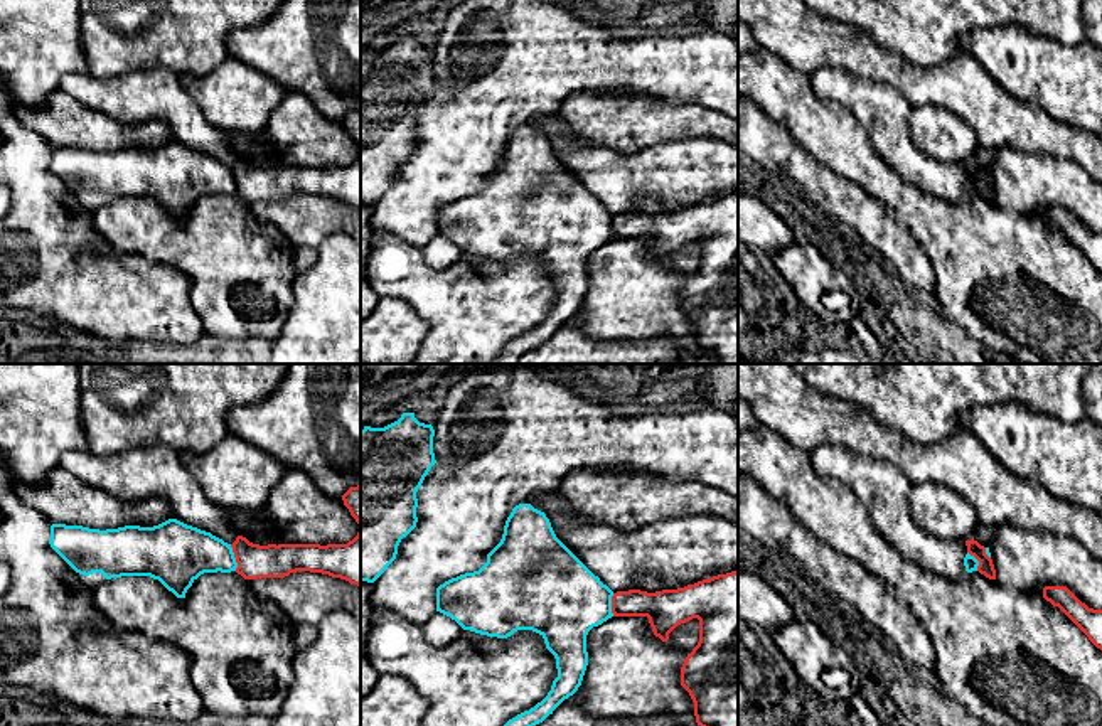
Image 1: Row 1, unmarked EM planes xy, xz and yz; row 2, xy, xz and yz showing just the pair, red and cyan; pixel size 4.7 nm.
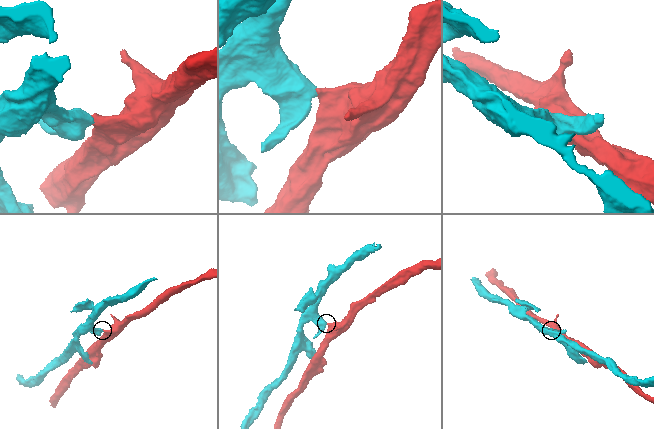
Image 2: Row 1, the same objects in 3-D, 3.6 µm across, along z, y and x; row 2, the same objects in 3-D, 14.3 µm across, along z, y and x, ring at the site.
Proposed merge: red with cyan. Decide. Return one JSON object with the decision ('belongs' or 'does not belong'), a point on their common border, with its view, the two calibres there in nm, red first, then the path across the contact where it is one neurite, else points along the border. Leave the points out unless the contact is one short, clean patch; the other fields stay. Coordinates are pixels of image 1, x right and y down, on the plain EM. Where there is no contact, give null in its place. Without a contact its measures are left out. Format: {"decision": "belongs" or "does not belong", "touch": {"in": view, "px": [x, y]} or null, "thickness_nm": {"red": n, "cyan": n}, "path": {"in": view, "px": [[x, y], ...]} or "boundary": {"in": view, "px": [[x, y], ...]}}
{"decision": "does not belong", "touch": {"in": "xy", "px": [235, 179]}, "thickness_nm": {"red": 160, "cyan": 280}, "boundary": {"in": "xy", "px": [[230, 167], [236, 192]]}}

